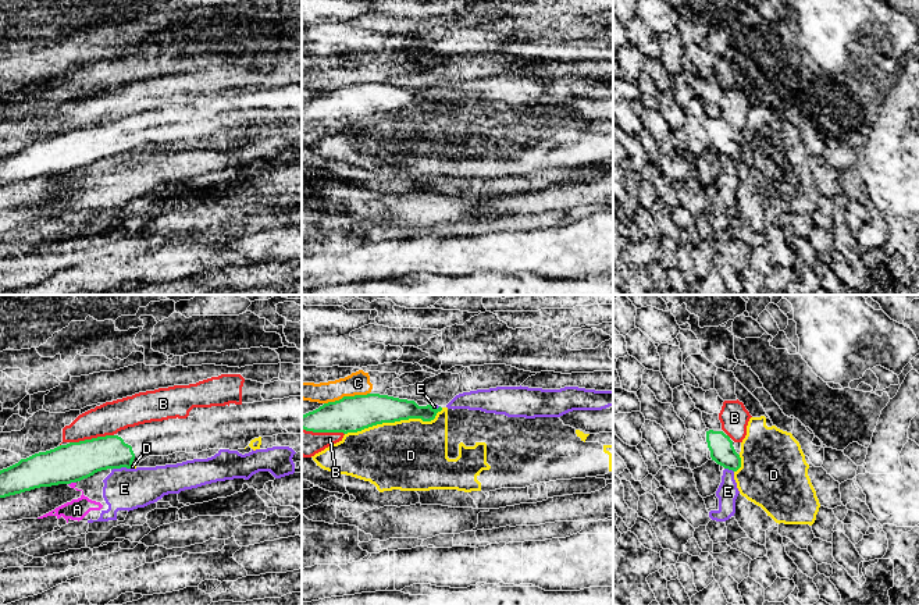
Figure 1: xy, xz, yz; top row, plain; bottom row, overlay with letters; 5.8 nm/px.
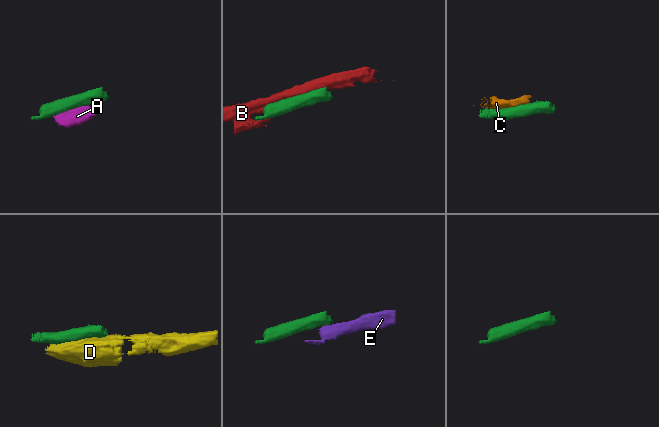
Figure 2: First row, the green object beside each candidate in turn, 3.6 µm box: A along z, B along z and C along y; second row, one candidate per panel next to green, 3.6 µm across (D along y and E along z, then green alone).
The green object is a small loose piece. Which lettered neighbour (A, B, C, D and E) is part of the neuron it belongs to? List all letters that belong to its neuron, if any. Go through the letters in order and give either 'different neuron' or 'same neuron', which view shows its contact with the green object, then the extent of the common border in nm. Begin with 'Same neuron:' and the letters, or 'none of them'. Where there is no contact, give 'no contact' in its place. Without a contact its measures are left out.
Same neuron: none of them
A: different neuron; meets green in xy; contact 50 nm long
B: different neuron; meets green in xy; contact 260 nm long
C: different neuron; meets green in xz; contact 280 nm long
D: different neuron; meets green in xz; contact 600 nm long
E: different neuron; meets green in xy; contact 110 nm long

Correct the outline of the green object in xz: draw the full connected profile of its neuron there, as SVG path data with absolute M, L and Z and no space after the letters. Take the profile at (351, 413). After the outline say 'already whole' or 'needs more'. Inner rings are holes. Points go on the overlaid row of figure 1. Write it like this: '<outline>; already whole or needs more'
M367 394L343 396L302 416L302 428L313 433L357 433L364 428L409 419L431 421L442 408L418 406L414 401Z; already whole

